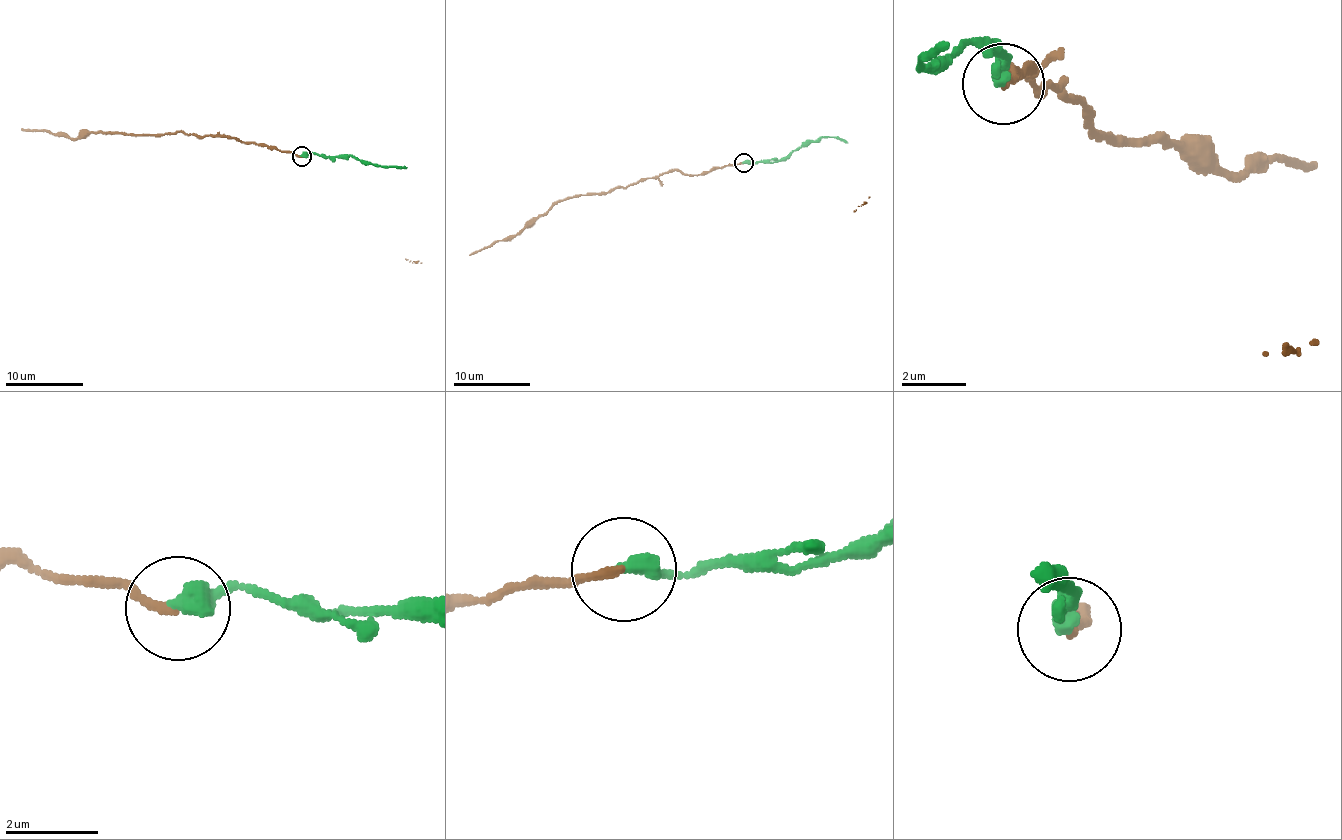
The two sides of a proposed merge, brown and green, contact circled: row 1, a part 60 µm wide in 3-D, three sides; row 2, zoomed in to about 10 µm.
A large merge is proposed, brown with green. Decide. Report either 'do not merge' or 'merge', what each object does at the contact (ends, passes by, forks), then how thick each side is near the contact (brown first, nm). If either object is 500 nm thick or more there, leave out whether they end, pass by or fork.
merge | brown ends | green ends | 170/440 nm

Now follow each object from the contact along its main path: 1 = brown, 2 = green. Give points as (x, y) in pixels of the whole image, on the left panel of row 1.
1: (301, 156), (240, 143), (237, 138), (181, 131), (88, 134), (74, 139), (22, 128)
2: (301, 156), (317, 153), (407, 167)

